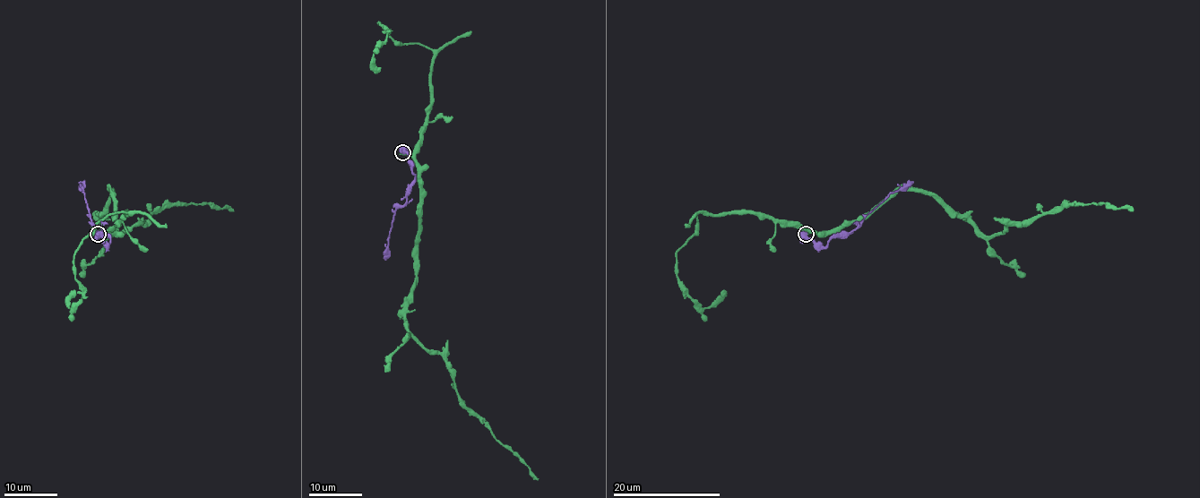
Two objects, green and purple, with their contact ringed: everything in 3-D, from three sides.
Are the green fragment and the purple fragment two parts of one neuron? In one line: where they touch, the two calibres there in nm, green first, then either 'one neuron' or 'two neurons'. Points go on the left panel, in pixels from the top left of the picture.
(98, 234) | 280/800 nm | two neurons

